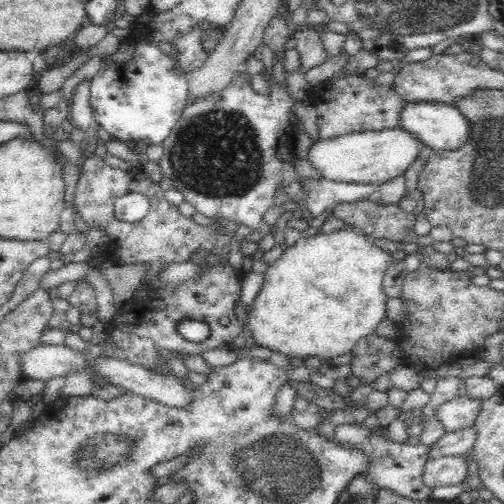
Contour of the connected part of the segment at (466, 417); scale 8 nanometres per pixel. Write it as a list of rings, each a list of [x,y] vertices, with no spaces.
[[[454,395],[452,400],[442,402],[436,408],[436,420],[444,432],[457,431],[474,423],[474,418],[480,410],[480,399],[470,398],[465,395]]]

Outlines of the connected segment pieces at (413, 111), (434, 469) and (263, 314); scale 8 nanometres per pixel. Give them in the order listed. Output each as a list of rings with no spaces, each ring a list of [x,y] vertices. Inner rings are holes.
[[[407,102],[398,114],[398,124],[396,124],[396,127],[404,129],[426,147],[435,151],[451,151],[462,146],[468,140],[468,126],[470,123],[466,121],[466,117],[454,106],[436,102]]]
[[[464,455],[442,456],[424,464],[422,482],[430,488],[454,486],[461,483],[467,476],[466,457]]]
[[[343,226],[341,229],[327,233],[317,233],[308,237],[299,237],[294,246],[289,246],[281,254],[278,260],[275,260],[264,272],[263,284],[256,298],[254,299],[248,320],[249,330],[252,331],[254,342],[270,351],[278,351],[287,357],[298,356],[320,356],[324,361],[328,358],[336,358],[343,354],[353,351],[356,344],[364,338],[373,334],[377,326],[387,318],[387,300],[388,296],[383,291],[383,278],[388,267],[394,262],[392,252],[382,249],[374,243],[374,240],[360,233],[350,226]]]

